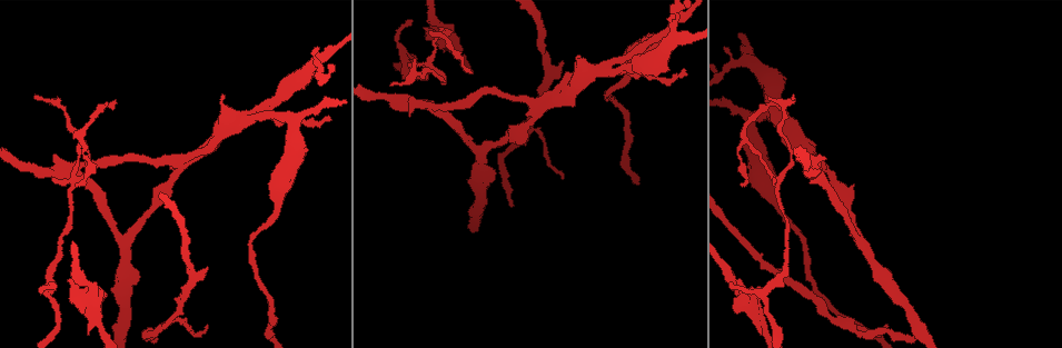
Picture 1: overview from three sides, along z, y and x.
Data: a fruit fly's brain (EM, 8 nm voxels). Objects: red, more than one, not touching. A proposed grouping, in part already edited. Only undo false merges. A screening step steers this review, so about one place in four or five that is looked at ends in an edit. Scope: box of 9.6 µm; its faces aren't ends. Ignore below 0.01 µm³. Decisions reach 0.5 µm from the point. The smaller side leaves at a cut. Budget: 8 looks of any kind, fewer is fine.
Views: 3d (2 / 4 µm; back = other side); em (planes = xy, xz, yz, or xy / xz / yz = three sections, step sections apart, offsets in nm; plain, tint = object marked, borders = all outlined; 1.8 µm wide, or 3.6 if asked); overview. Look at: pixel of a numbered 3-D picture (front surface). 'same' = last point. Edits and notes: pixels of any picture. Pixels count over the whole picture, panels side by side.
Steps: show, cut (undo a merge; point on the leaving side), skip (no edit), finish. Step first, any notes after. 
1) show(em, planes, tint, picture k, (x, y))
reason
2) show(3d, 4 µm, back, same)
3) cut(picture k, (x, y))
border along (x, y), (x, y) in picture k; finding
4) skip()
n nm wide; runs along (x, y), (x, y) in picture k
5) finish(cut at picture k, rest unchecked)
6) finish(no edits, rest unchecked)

show(3d, 2 µm, picture 1, (48, 271))

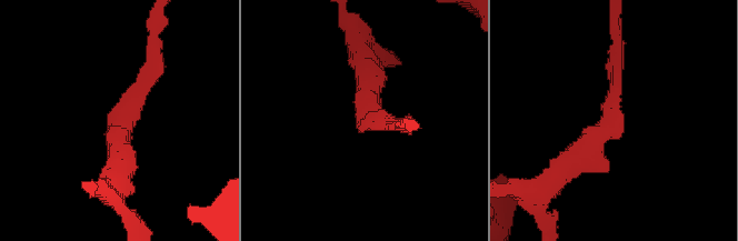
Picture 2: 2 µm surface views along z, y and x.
show(em, planes, plain, picture 2, (372, 124))

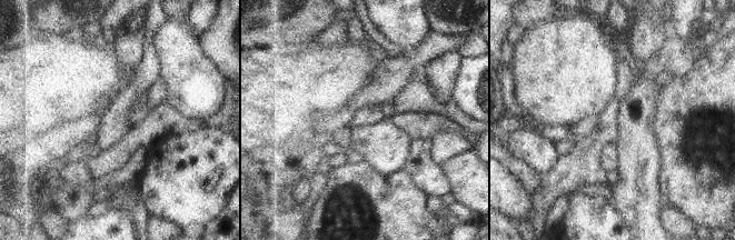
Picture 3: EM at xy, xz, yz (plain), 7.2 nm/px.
show(em, planes, tint, same)
where the object lies

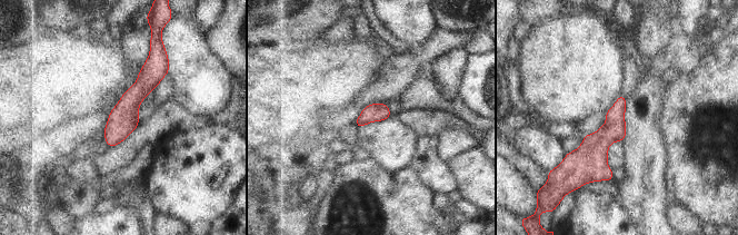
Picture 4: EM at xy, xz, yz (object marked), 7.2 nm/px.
skip()
130 nm wide; runs along (157, 61), (111, 144) in picture 4; all the same neuron

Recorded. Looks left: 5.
show(em, planes, tint, picture 1, (435, 39))
three arms meet

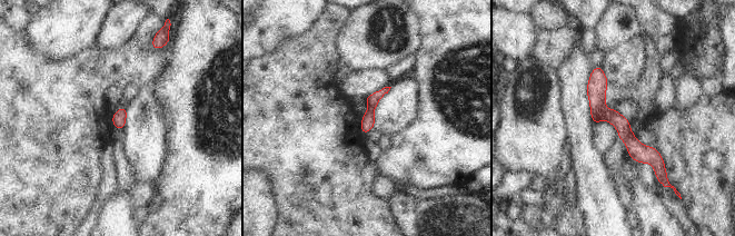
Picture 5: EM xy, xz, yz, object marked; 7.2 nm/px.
skip()
runs along (597, 69), (597, 104), (658, 171) in picture 5; continuous, no second neuron

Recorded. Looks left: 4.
show(em, yz, step 16, tint, picture 1, (193, 157))
thick turns thin

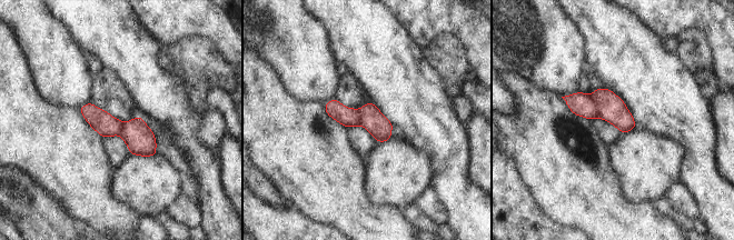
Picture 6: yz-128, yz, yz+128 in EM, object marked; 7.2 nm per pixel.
cut(picture 6, (582, 104))
160 nm wide; border along (592, 97), (599, 117) in picture 6; a second neuron is stuck on

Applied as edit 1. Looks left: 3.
finish(cut at picture 6, rest unchecked)

